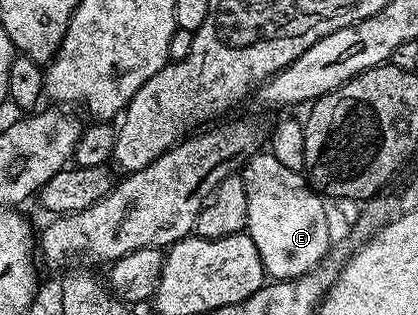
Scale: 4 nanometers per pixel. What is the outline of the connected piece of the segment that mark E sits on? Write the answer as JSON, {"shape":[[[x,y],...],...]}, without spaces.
{"shape":[[[256,152],[246,159],[241,171],[245,192],[248,196],[248,220],[245,233],[257,244],[257,252],[263,261],[264,271],[272,279],[290,280],[300,278],[310,270],[316,269],[331,246],[331,226],[327,223],[327,210],[319,191],[311,188],[311,183],[300,171],[285,168],[277,156],[269,152]]]}

